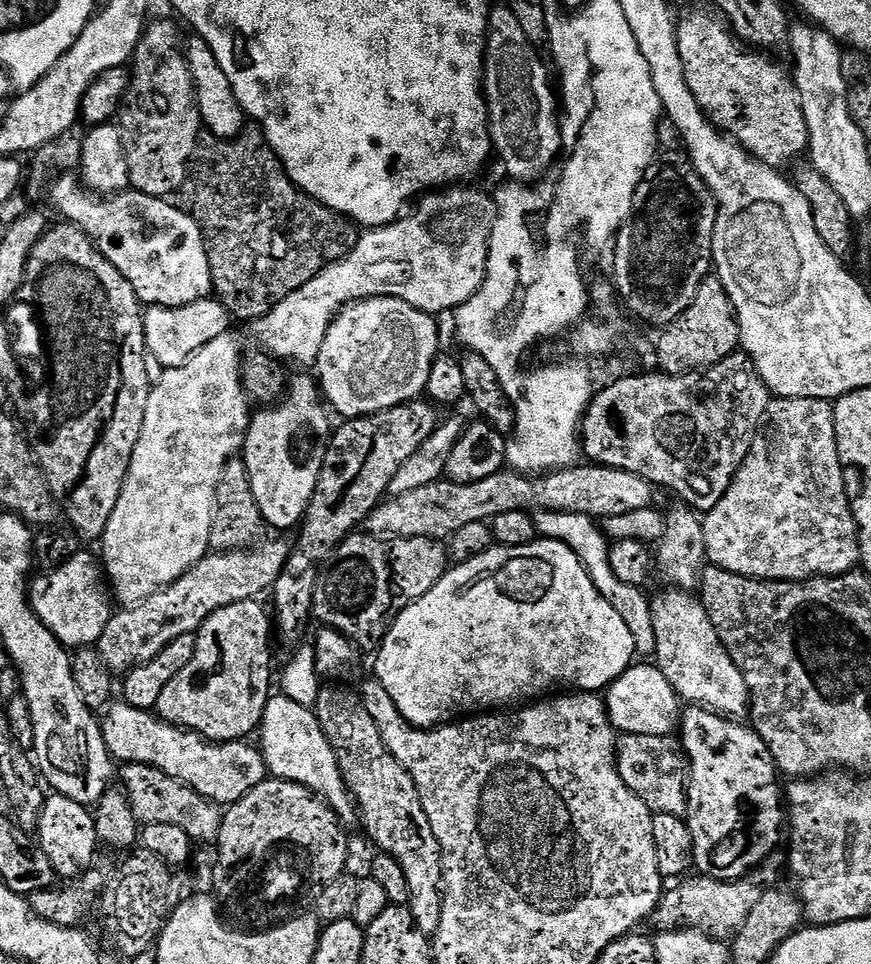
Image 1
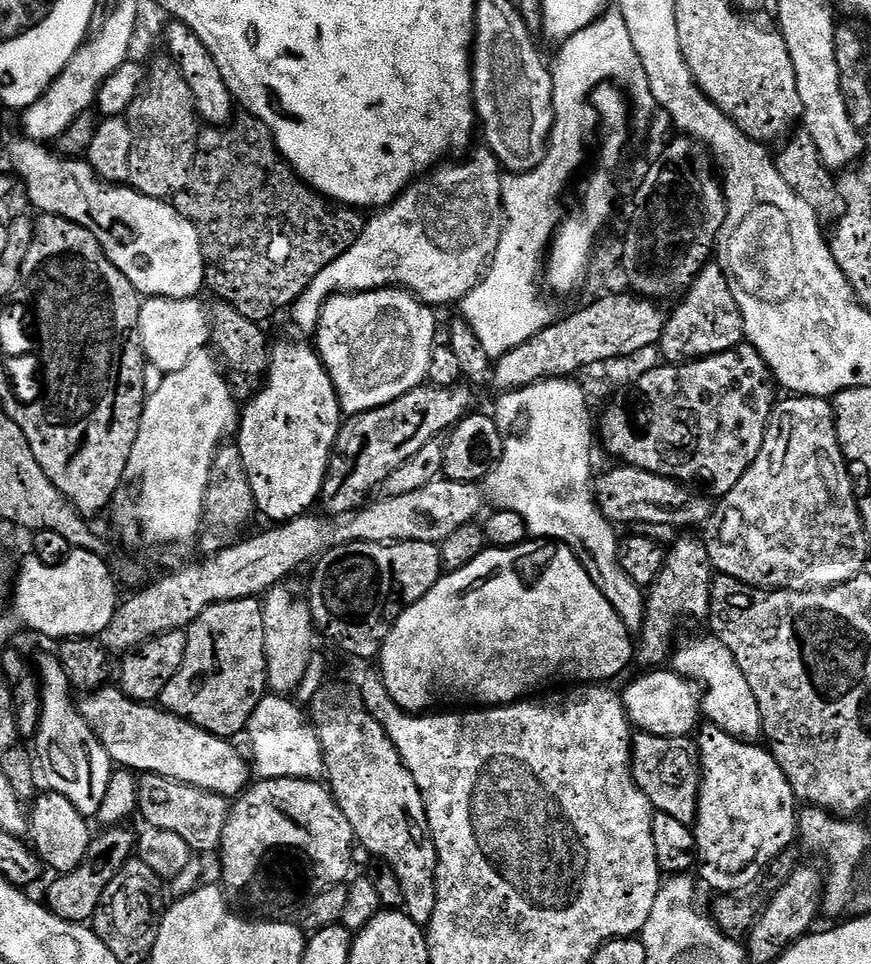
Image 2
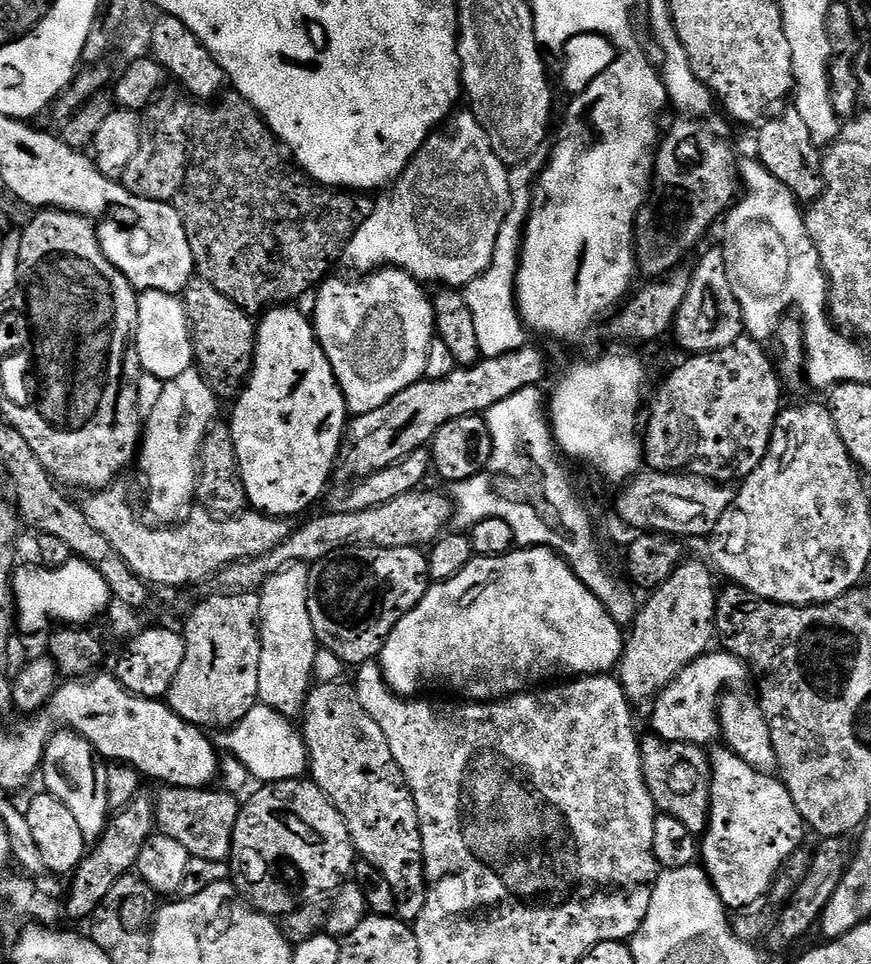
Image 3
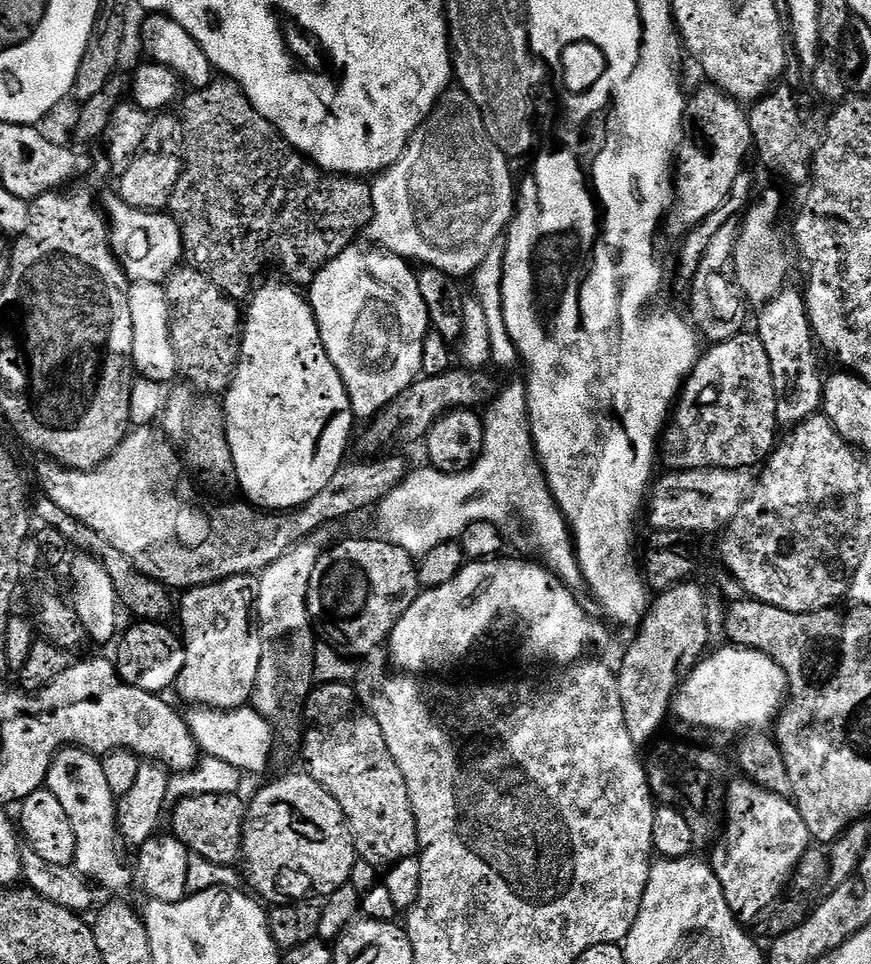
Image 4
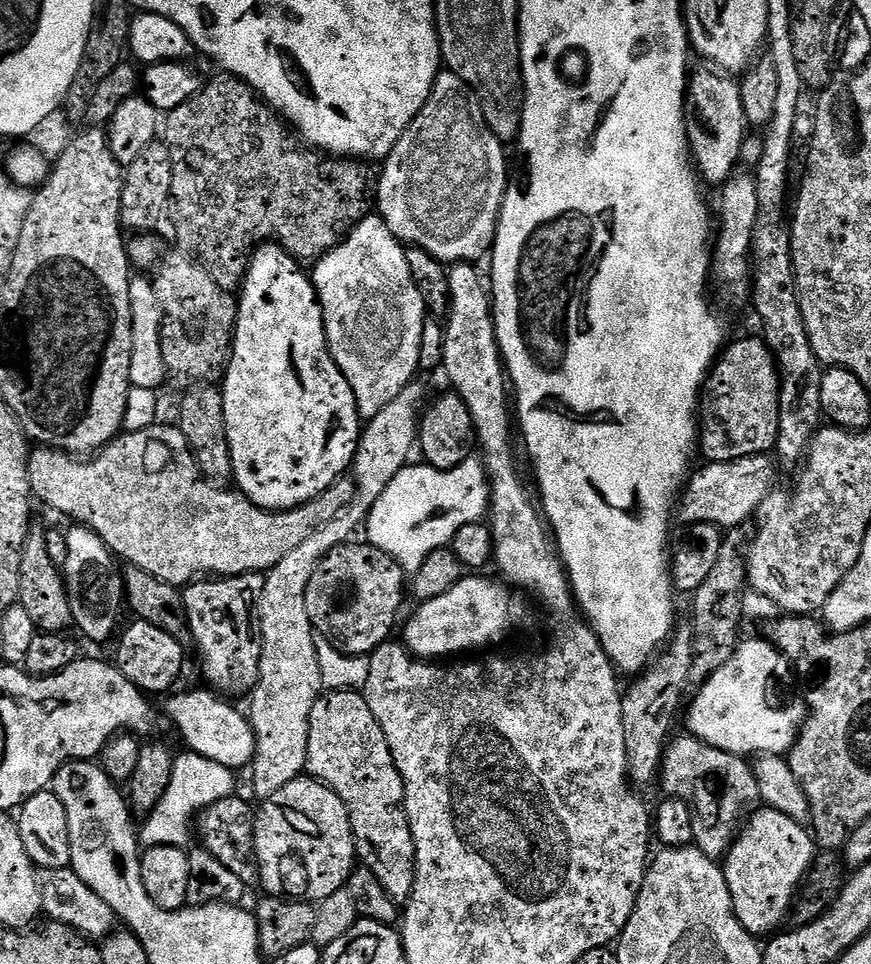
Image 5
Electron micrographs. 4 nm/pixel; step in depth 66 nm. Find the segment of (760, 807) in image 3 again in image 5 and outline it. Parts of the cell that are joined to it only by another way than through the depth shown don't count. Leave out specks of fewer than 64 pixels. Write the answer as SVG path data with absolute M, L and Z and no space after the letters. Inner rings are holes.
M767 806L756 810L752 817L747 817L748 825L746 820L739 829L732 847L723 857L722 867L738 922L750 935L764 938L775 933L783 920L789 919L808 871L817 858L818 845L811 831L794 822L794 818L786 818L786 814Z

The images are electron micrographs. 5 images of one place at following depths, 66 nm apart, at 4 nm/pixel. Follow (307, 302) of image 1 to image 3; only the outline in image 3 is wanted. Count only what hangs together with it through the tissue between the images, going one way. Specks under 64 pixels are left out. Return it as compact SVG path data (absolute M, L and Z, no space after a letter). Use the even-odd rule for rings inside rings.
M470 110L459 112L457 111L447 121L446 127L443 130L437 130L429 136L428 141L416 152L416 157L406 166L404 173L396 177L391 187L381 195L385 196L373 203L370 218L366 218L366 222L360 224L359 230L354 234L350 246L346 246L342 257L343 263L346 262L350 267L357 268L357 273L368 274L373 270L379 270L385 266L401 268L403 272L409 272L414 279L423 282L425 285L436 284L435 286L447 286L460 290L470 281L478 279L490 266L494 258L494 248L495 242L498 239L498 232L502 228L503 219L506 218L508 212L511 210L510 182L508 181L510 168L509 165L503 164L500 161L498 154L494 154L494 150L490 146L490 138L486 134L484 127L478 122L478 118L474 113Z

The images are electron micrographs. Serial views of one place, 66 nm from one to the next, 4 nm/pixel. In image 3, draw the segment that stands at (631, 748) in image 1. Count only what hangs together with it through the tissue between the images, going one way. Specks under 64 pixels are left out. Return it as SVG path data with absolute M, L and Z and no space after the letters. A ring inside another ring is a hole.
M655 734L640 740L640 761L652 801L663 815L678 818L690 834L703 837L708 828L708 811L712 797L712 761L699 744L670 742Z

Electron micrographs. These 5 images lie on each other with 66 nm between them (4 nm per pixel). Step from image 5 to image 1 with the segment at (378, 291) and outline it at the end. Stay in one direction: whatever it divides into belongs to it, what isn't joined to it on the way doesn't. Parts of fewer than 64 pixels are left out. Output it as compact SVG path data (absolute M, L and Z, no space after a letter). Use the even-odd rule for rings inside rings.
M393 296L359 300L357 304L343 308L330 326L314 365L323 399L330 405L331 411L335 415L337 412L340 418L369 416L423 397L431 366L441 351L440 332L432 320L435 319L429 313Z

